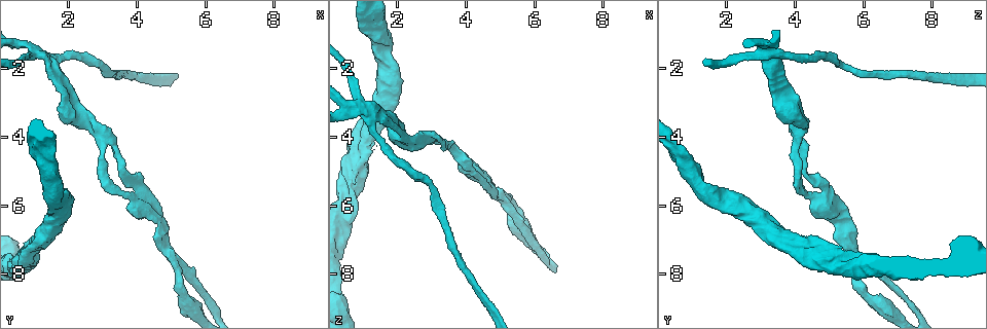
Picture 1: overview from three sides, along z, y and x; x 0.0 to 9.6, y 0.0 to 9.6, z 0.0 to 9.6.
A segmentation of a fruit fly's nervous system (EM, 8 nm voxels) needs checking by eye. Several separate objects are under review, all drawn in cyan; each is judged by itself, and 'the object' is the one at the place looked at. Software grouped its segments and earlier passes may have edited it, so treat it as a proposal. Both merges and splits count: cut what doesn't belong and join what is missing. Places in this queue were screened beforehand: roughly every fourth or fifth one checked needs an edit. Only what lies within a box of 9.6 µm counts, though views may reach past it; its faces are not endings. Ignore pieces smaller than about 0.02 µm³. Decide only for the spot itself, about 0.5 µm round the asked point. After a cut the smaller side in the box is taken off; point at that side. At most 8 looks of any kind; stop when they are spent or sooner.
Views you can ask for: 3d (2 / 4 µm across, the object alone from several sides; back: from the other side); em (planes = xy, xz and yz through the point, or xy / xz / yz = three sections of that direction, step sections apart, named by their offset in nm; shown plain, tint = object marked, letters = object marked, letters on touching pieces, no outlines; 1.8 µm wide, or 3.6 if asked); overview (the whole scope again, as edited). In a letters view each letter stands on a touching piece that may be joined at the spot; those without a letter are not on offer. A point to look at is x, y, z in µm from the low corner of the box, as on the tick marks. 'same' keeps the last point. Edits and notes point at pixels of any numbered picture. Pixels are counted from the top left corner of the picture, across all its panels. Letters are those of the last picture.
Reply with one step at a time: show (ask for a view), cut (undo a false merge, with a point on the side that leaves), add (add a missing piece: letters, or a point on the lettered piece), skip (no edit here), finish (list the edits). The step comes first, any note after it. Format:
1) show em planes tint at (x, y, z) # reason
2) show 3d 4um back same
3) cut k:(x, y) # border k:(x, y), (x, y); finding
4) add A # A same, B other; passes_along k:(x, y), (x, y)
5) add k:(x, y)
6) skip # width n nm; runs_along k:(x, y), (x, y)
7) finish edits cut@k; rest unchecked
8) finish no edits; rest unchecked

show em planes letters at (1.20, 6.95, 4.50) # free end

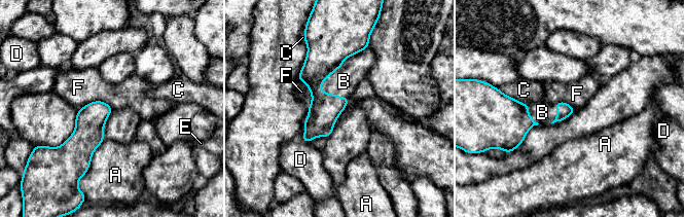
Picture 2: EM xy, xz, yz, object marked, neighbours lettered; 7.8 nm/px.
add B # A other, B same, C other, D other, E other, F other; it goes on there

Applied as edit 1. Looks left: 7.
show em yz step 8 plain at (5.05, 7.45, 5.75) # three-way junction

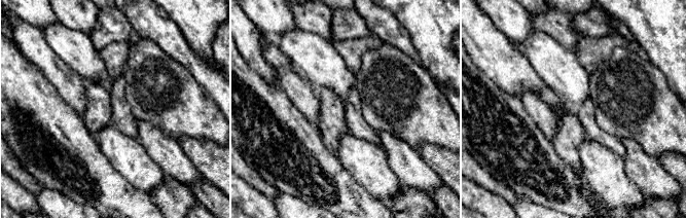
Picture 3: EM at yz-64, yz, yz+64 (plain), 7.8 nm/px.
show em yz step 8 tint same # with the object marked

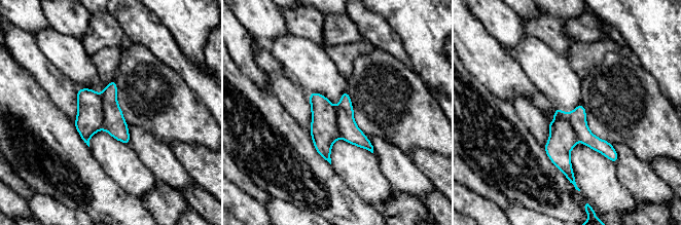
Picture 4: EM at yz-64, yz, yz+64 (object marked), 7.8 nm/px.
show em yz step 8 letters same

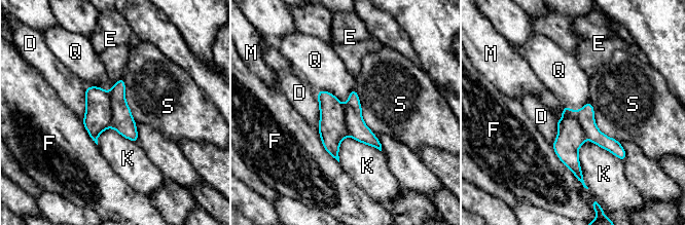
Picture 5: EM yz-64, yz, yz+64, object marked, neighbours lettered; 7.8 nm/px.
skip # D other, E other, F other, K other, M other, Q other, S other; one neuron here

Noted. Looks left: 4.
show em planes tint at (3.95, 5.95, 4.75) # touches itself

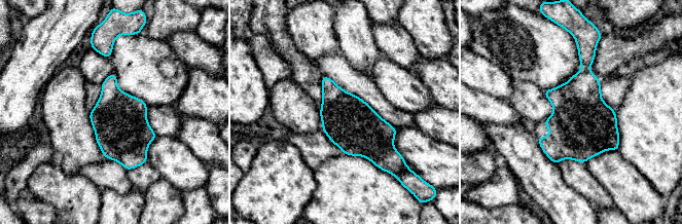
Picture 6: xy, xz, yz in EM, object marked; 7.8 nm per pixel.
show em planes letters same

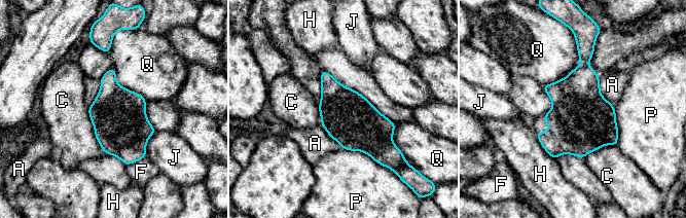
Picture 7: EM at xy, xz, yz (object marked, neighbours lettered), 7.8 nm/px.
skip # width 400 nm; A other, C other, F other, H other, J other, P other, Q other; border 7:(322, 69), (394, 123), (401, 150); all the same neuron

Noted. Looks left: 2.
finish edits add@2; rest unchecked

